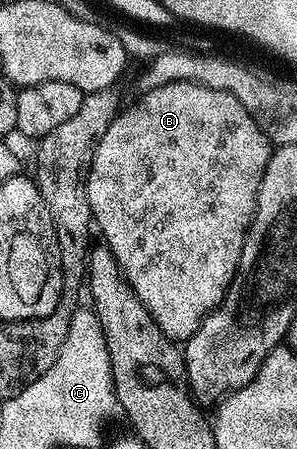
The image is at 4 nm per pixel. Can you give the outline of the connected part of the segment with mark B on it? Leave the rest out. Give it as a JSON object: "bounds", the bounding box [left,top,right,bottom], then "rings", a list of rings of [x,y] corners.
{"bounds":[87,82,271,341],"rings":[[[176,82],[155,87],[144,92],[140,97],[142,99],[134,107],[126,106],[113,118],[111,125],[107,125],[107,133],[103,133],[95,149],[95,157],[89,170],[87,197],[93,210],[96,230],[101,230],[101,235],[105,238],[102,239],[104,246],[108,247],[109,252],[115,257],[121,274],[125,276],[125,280],[131,285],[139,301],[151,313],[155,325],[159,325],[159,329],[167,338],[184,341],[190,339],[199,329],[199,325],[203,325],[206,317],[225,300],[227,289],[237,272],[239,257],[243,253],[245,235],[253,223],[253,214],[257,208],[257,190],[261,184],[265,166],[269,163],[271,142],[247,109],[230,91],[207,88],[199,83]]]}

